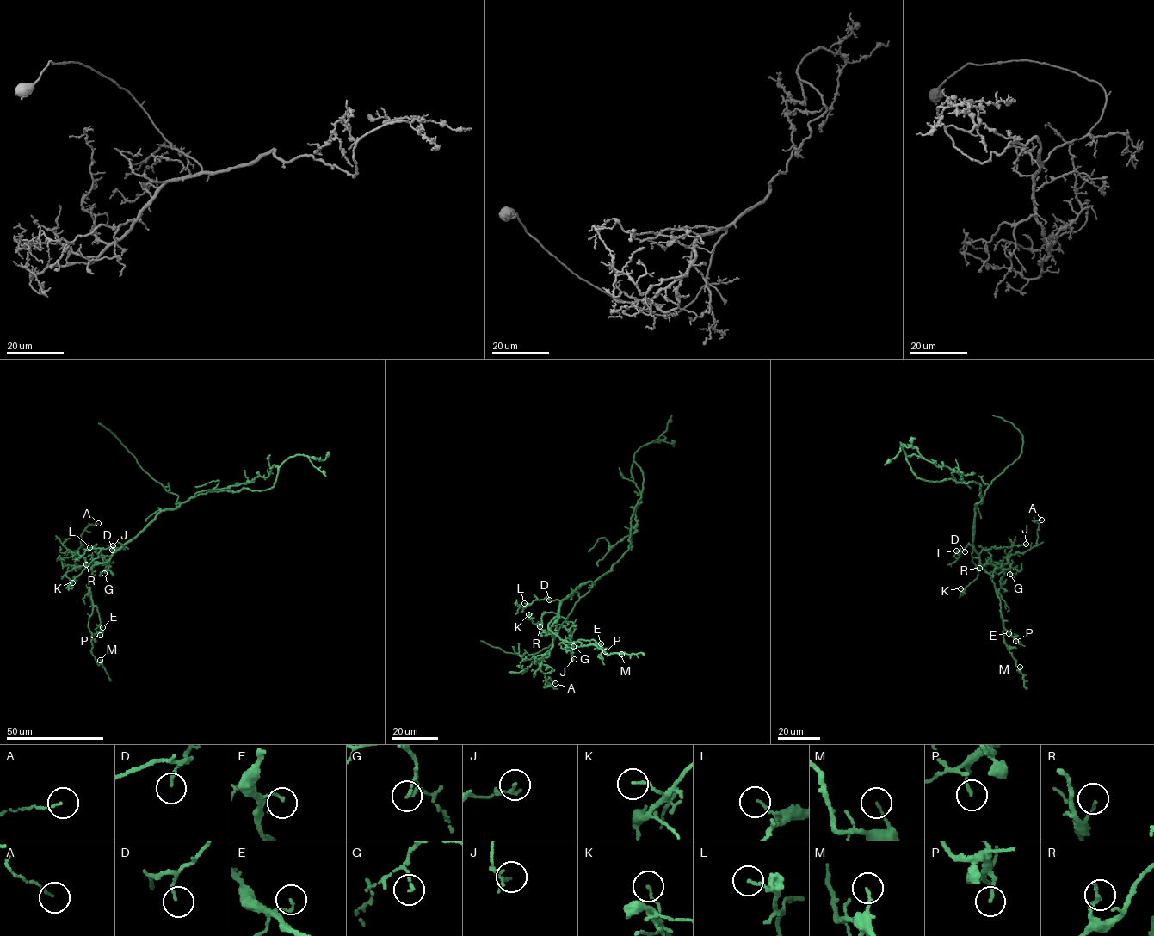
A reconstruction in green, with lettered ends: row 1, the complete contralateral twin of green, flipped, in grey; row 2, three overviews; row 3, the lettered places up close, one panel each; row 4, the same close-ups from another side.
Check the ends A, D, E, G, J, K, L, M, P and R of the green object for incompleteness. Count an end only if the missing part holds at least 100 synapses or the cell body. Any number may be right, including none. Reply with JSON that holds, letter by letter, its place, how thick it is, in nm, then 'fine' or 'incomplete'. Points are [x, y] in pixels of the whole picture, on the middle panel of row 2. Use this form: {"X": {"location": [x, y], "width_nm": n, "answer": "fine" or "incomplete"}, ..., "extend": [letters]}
{"A": {"location": [555, 683], "width_nm": 70, "answer": "fine"}, "D": {"location": [549, 600], "width_nm": 130, "answer": "fine"}, "E": {"location": [601, 643], "width_nm": 110, "answer": "fine"}, "G": {"location": [573, 646], "width_nm": 120, "answer": "fine"}, "J": {"location": [574, 659], "width_nm": 140, "answer": "fine"}, "K": {"location": [528, 614], "width_nm": 130, "answer": "fine"}, "L": {"location": [524, 603], "width_nm": 140, "answer": "fine"}, "M": {"location": [621, 654], "width_nm": 130, "answer": "fine"}, "P": {"location": [605, 651], "width_nm": 140, "answer": "fine"}, "R": {"location": [539, 626], "width_nm": 120, "answer": "fine"}, "extend": []}

